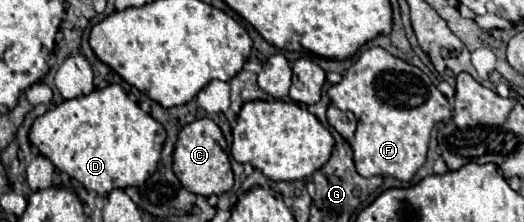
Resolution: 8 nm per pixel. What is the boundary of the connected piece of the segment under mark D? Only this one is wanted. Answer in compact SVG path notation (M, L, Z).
M108 85L104 89L92 91L86 97L68 99L52 107L48 113L38 117L36 123L32 123L28 137L30 143L40 151L40 155L50 159L56 169L80 181L88 191L96 191L98 195L108 195L112 189L126 189L132 185L140 185L156 171L166 131L156 119L152 119L134 101L130 101L120 85Z

